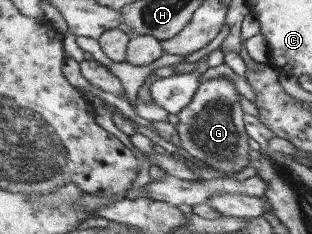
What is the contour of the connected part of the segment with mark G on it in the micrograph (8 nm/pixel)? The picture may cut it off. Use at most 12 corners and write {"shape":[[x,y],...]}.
{"shape":[[198,82],[176,113],[181,148],[233,175],[252,165],[239,94]]}

